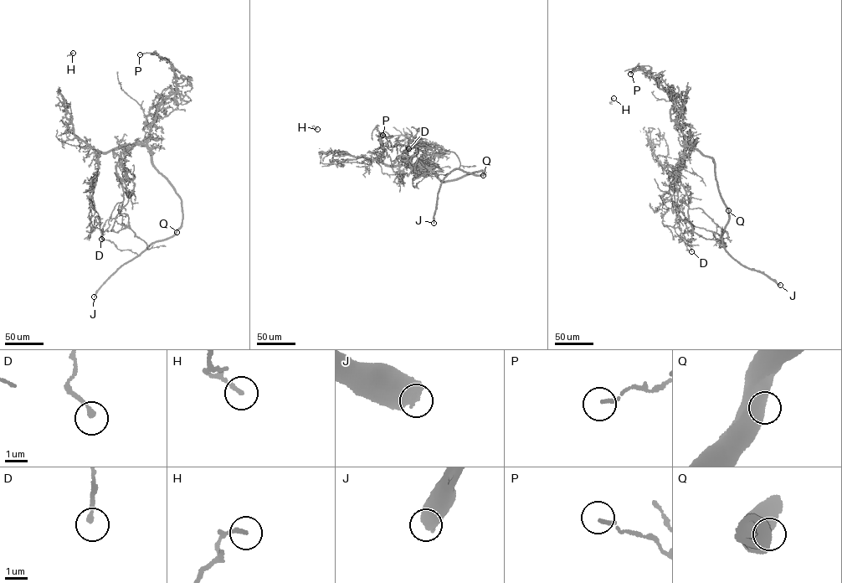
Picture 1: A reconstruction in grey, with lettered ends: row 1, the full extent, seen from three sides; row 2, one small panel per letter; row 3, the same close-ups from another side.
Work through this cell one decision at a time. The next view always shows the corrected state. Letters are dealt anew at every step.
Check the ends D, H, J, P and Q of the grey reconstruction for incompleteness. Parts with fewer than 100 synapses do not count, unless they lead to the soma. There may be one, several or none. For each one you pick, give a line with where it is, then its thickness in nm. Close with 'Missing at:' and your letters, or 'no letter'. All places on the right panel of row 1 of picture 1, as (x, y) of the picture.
J: (780, 285) | 700 nm
Missing at: J

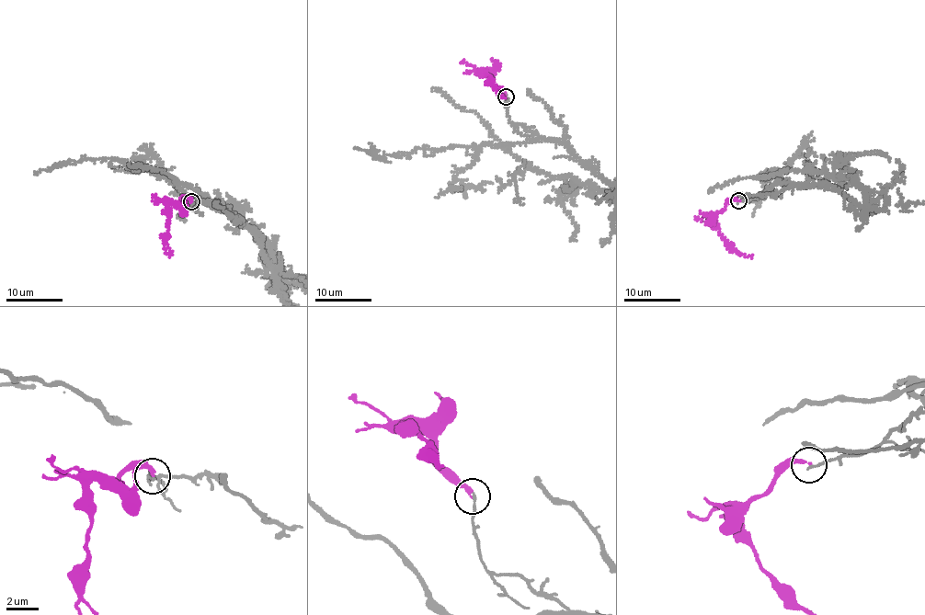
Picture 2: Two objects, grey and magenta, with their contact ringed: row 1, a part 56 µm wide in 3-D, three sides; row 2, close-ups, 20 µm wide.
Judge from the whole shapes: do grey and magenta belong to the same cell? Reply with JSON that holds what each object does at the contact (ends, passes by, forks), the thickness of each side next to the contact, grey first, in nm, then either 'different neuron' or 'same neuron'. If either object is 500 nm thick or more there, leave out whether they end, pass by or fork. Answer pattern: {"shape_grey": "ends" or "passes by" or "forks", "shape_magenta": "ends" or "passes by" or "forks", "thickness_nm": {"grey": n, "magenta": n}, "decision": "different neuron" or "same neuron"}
{"shape_grey": "ends", "shape_magenta": "ends", "thickness_nm": {"grey": 160, "magenta": 180}, "decision": "different neuron"}

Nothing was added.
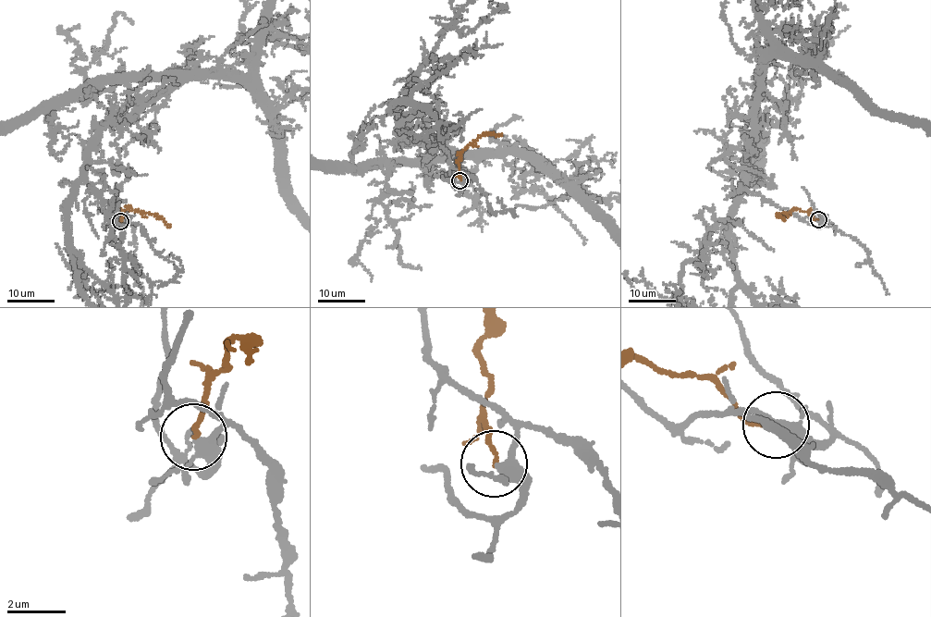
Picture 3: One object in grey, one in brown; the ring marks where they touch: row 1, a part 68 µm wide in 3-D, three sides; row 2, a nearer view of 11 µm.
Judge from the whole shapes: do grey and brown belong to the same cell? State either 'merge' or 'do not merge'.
do not merge

